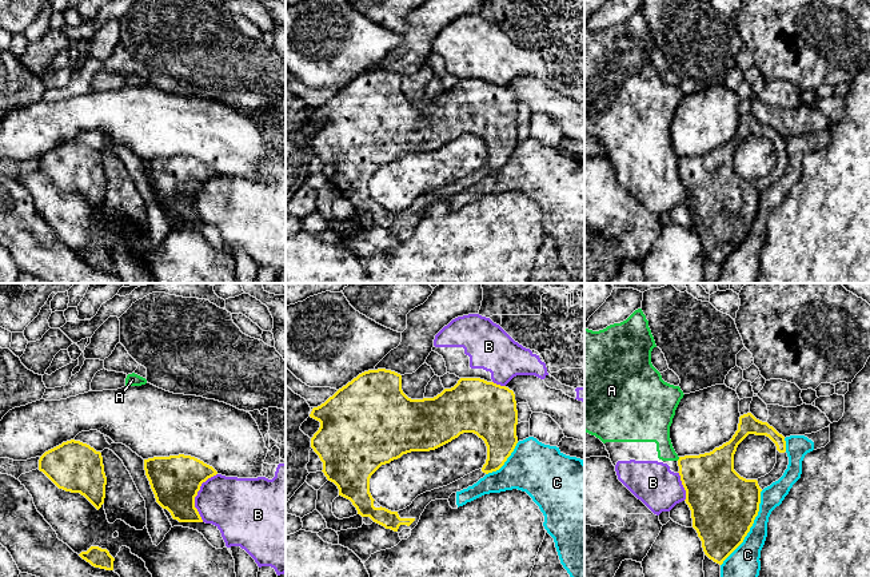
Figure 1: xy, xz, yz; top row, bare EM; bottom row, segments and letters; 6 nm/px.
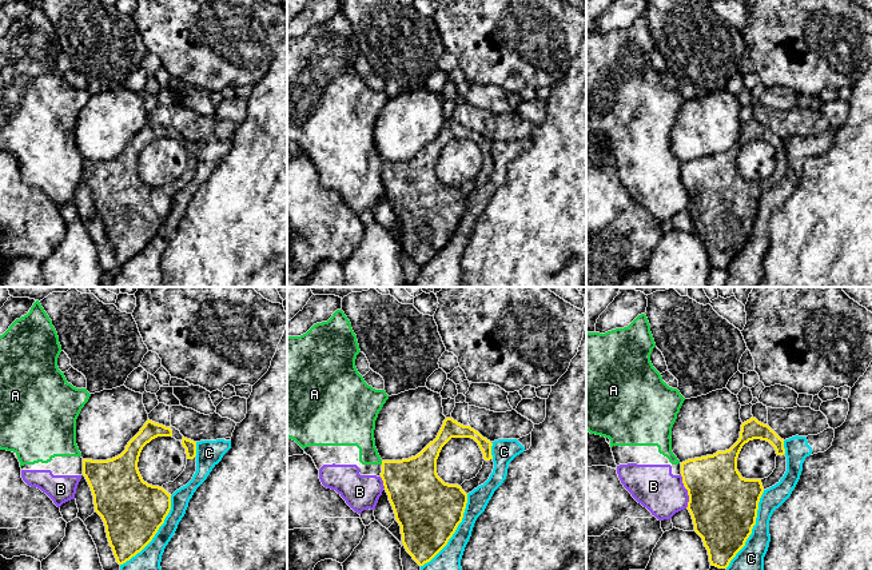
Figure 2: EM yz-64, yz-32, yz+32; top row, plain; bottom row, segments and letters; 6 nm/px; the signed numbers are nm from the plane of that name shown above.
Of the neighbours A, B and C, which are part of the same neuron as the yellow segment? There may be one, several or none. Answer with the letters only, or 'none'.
none

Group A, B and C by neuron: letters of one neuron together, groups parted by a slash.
A B / C

